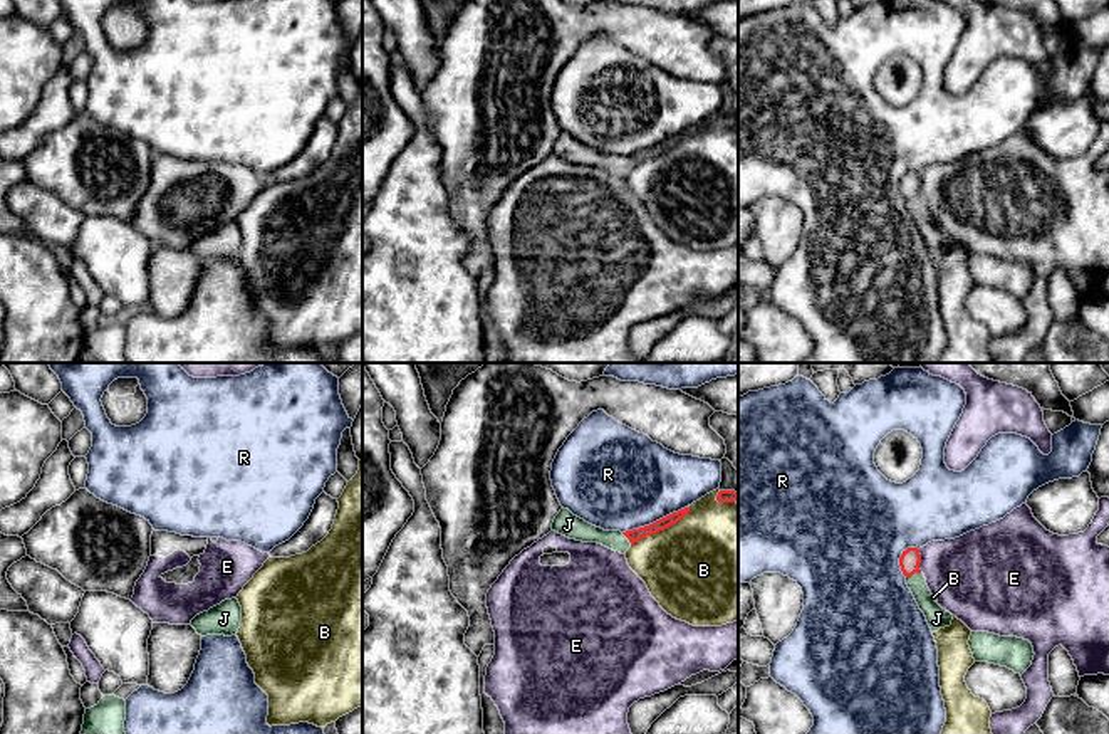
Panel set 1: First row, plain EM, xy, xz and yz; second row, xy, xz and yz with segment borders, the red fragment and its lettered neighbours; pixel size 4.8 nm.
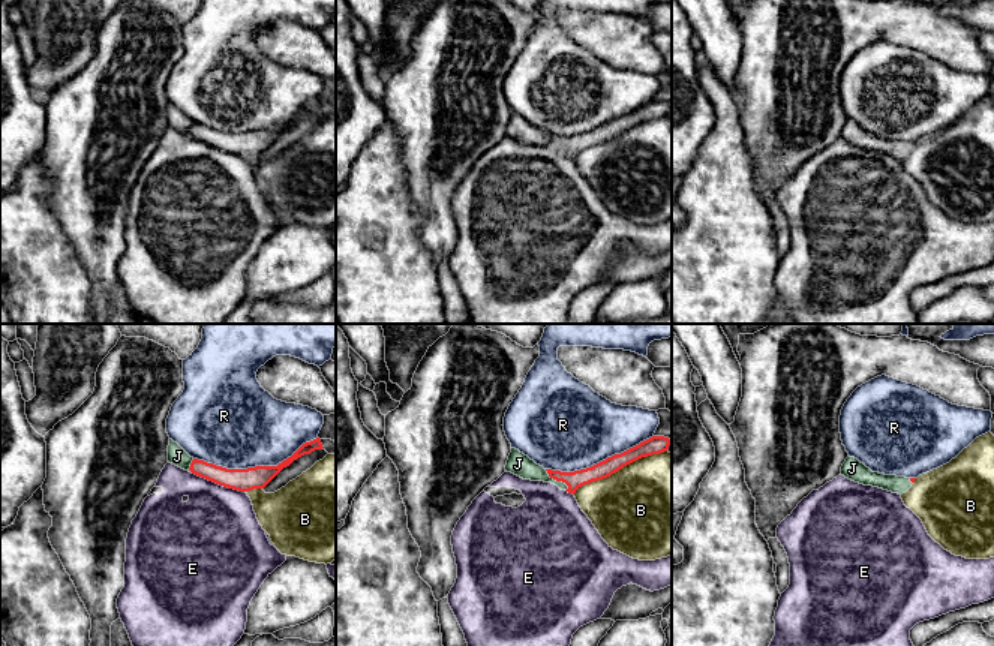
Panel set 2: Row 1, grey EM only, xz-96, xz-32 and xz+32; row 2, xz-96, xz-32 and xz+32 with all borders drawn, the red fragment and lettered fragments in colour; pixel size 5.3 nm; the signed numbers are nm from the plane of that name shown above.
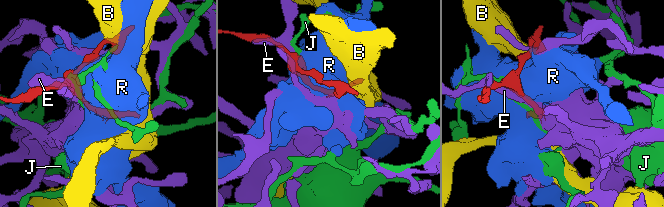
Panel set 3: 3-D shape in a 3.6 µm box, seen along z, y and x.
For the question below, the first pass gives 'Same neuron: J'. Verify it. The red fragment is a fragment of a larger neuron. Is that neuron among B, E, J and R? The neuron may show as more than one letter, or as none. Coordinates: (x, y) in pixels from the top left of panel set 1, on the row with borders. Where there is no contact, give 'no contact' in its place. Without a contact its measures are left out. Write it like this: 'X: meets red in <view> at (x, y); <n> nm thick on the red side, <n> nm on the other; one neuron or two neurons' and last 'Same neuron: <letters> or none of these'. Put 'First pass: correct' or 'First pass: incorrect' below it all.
B: meets red in xz at (661, 529); 60 nm thick on the red side, 480 nm on the other; two neurons
E: meets red in yz at (920, 561); 100 nm thick on the red side, 380 nm on the other; two neurons
J: meets red in yz at (913, 573); 100 nm thick on the red side, 100 nm on the other; one neuron
R: meets red in xz at (656, 521); 60 nm thick on the red side, 480 nm on the other; two neurons
Same neuron: J
First pass: correct

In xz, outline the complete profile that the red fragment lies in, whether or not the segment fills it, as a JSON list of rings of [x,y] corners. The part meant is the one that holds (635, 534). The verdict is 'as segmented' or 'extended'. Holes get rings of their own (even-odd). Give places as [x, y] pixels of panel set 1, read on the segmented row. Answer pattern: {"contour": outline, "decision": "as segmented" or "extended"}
{"contour": [[[562,507],[552,522],[552,531],[555,531],[569,539],[575,539],[575,541],[582,541],[582,543],[597,543],[612,551],[624,554],[639,539],[656,534],[656,532],[676,524],[688,512],[690,512],[690,507],[685,507],[678,512],[673,512],[669,516],[649,524],[649,526],[621,532],[621,531],[604,531],[601,527],[596,527],[596,526],[586,522],[584,519],[574,516],[569,509]]], "decision": "extended"}

